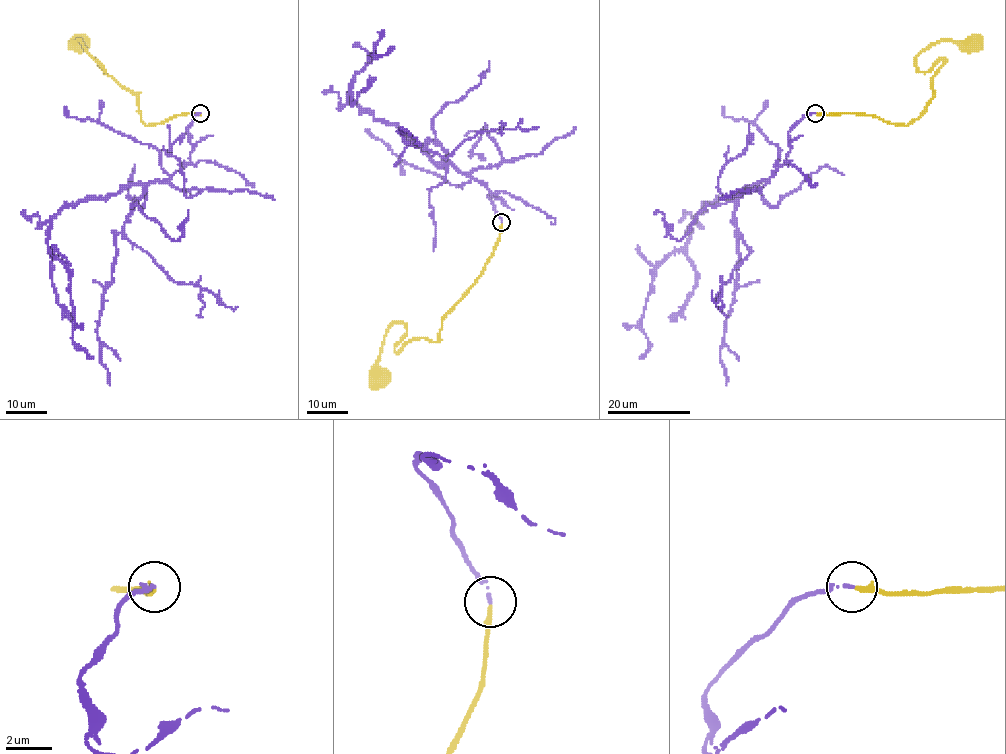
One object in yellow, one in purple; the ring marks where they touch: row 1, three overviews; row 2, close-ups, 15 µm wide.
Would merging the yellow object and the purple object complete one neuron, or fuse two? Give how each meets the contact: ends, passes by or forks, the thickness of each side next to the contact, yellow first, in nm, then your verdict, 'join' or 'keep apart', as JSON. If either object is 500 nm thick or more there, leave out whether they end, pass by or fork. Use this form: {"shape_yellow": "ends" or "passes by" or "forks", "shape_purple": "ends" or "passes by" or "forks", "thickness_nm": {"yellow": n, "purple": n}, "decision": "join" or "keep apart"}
{"shape_yellow": "ends", "shape_purple": "ends", "thickness_nm": {"yellow": 200, "purple": 120}, "decision": "join"}

